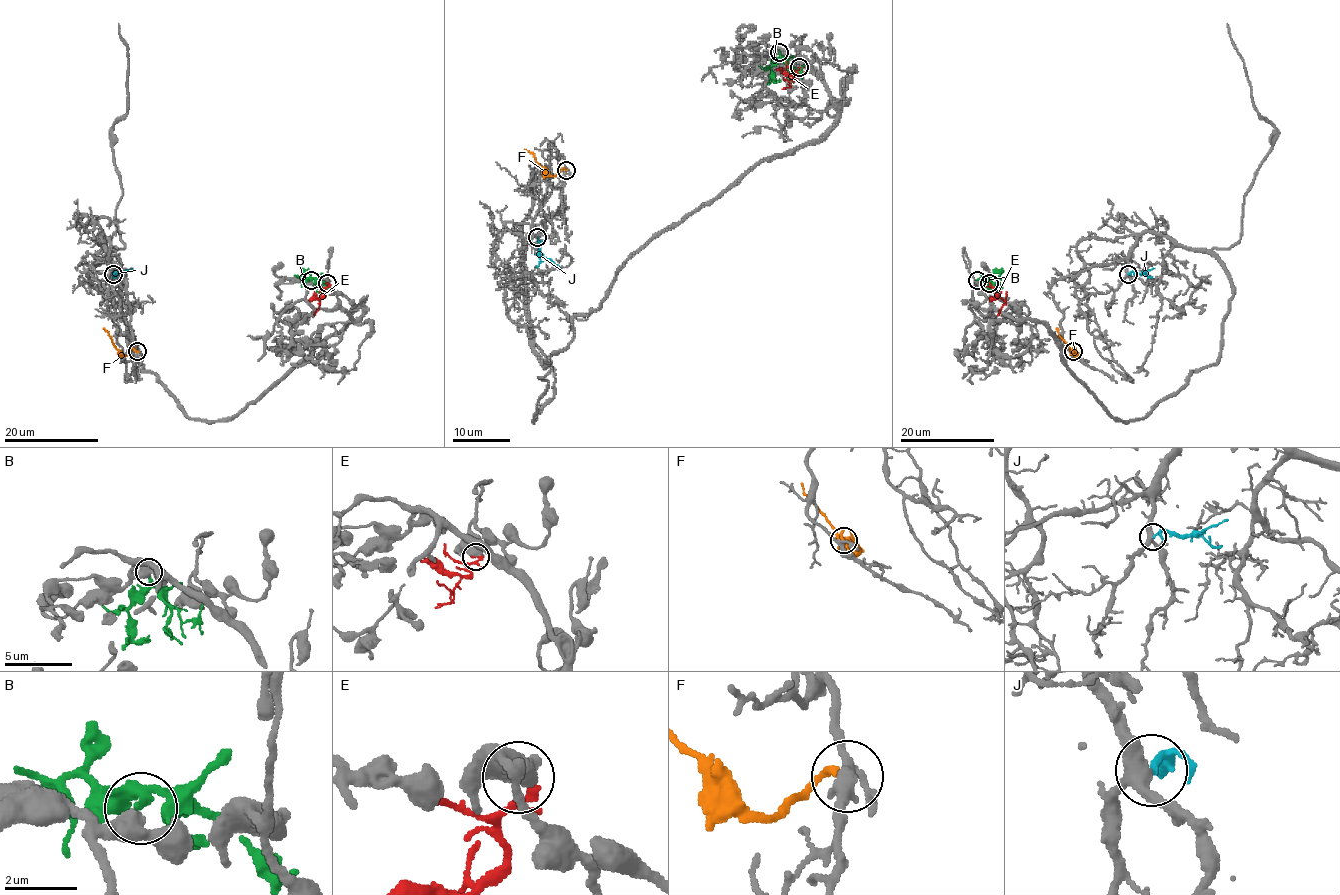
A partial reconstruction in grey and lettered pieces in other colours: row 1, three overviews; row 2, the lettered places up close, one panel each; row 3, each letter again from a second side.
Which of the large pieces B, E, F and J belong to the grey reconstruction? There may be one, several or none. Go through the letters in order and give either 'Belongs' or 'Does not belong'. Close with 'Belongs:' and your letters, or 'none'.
B: Does not belong
E: Does not belong
F: Does not belong
J: Belongs
Belongs: J

